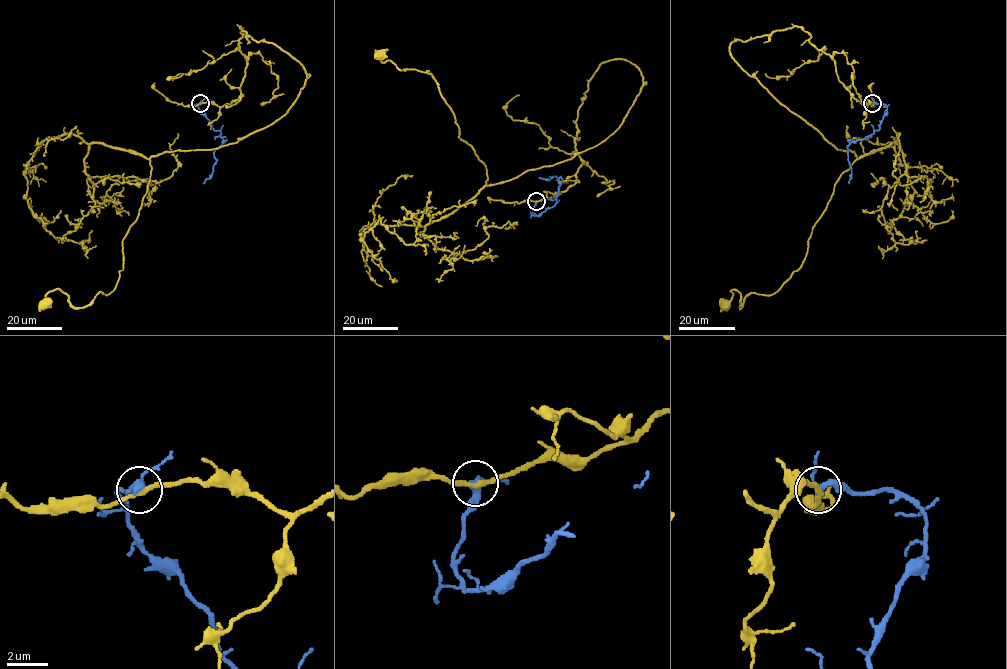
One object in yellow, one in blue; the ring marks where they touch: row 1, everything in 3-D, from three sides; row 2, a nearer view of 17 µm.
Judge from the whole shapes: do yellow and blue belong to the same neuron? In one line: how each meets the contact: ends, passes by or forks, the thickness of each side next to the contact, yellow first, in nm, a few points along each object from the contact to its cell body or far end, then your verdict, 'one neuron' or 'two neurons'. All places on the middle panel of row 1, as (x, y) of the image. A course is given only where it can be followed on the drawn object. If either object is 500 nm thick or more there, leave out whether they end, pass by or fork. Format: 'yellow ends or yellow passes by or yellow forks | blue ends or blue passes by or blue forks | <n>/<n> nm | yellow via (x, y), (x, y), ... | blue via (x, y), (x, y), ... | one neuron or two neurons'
yellow passes by | blue passes by | 200/280 nm | yellow via (536, 201), (575, 183), (578, 107), (600, 64), (638, 68), (611, 134), (486, 185), (435, 79), (379, 55) | blue via (536, 201), (534, 216), (555, 204), (559, 181), (553, 176), (548, 180), (539, 178) | two neurons

